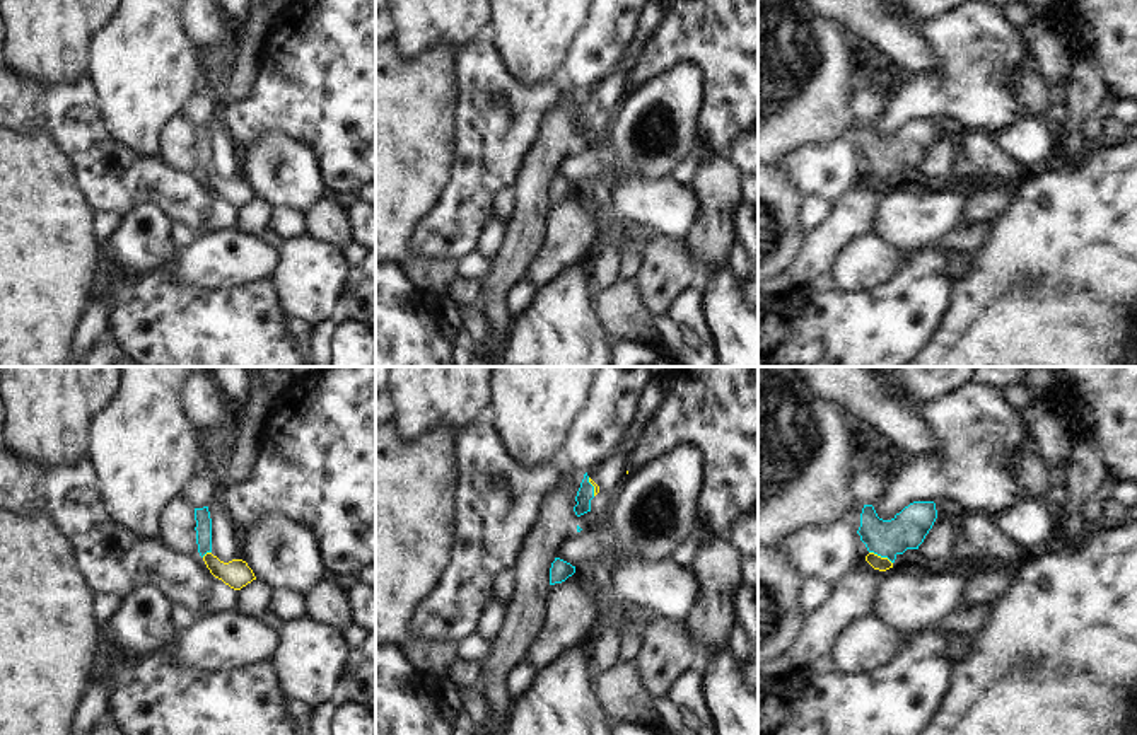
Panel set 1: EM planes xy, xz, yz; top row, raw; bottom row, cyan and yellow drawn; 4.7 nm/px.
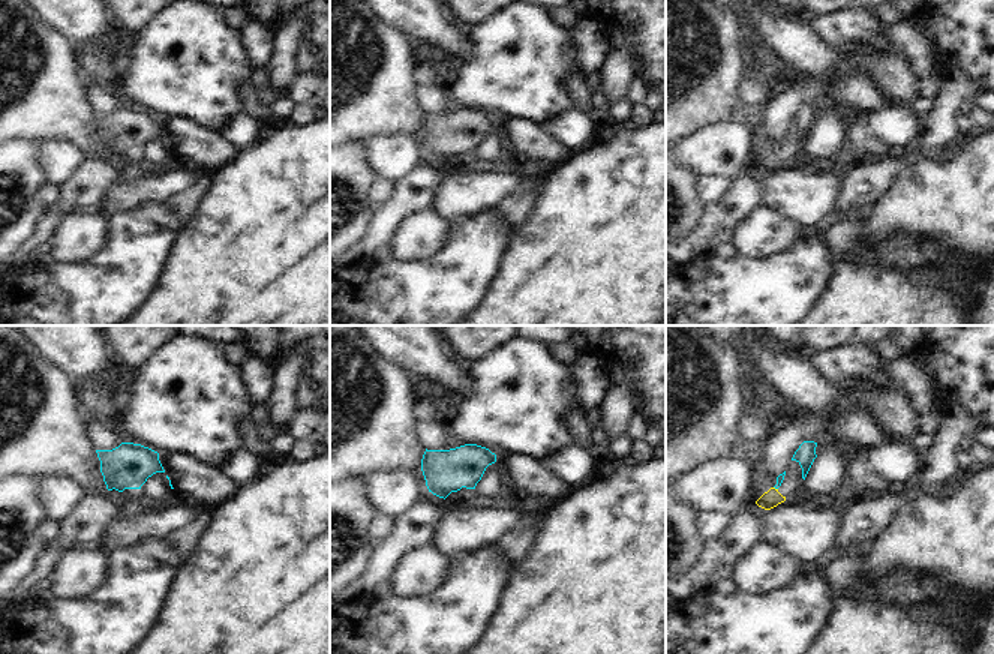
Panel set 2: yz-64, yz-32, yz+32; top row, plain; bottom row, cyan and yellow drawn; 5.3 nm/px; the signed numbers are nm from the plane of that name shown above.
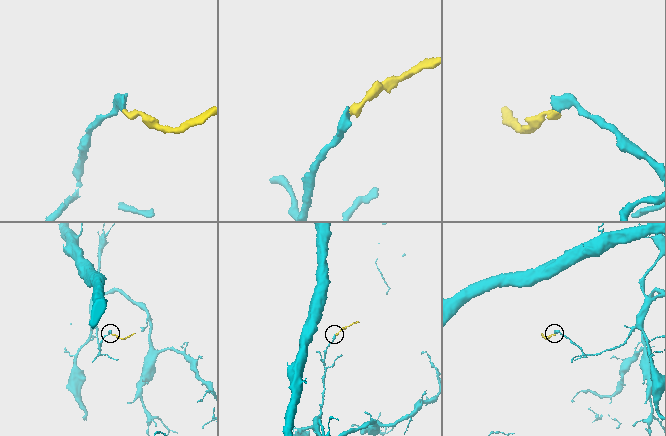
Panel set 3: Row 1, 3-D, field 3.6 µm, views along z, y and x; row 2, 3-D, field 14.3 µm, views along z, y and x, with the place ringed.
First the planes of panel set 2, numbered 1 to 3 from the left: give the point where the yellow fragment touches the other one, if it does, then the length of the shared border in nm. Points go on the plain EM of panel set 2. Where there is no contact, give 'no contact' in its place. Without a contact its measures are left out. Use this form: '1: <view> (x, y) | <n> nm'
1: no contact
2: no contact
3: yz+32 (775, 152) | 30 nm

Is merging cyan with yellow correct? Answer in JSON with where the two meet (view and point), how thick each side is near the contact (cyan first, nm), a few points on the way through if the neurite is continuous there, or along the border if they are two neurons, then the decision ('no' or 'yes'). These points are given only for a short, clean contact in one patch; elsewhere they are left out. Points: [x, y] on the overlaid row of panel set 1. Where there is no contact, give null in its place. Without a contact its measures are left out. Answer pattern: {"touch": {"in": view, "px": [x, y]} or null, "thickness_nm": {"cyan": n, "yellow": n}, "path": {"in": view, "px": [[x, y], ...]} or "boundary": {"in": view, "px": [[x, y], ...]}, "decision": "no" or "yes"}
{"touch": {"in": "yz", "px": [881, 556]}, "thickness_nm": {"cyan": 180, "yellow": 70}, "path": {"in": "yz", "px": [[907, 531], [881, 556], [876, 561]]}, "decision": "yes"}

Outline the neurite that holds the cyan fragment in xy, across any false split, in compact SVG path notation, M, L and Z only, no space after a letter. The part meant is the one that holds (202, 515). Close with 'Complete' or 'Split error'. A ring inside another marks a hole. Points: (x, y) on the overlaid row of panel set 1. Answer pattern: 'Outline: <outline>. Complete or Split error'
Outline: M208 506L195 508L195 520L198 553L215 578L222 580L234 590L241 590L242 587L256 580L253 570L246 561L232 559L229 563L224 563L212 554L212 518Z. Split error

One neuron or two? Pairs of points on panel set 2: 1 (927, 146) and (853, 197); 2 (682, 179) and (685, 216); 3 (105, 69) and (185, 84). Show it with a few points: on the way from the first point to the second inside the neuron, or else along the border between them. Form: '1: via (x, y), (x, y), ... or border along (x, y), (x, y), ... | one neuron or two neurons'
1: via (909, 156), (900, 159), (871, 180) | one neuron
2: via (682, 188), (682, 207) | one neuron
3: border along (125, 63), (122, 80), (113, 90) | two neurons

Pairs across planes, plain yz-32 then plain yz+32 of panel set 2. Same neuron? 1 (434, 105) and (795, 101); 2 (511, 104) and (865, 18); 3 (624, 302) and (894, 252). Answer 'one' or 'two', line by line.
1: two
2: one
3: two

